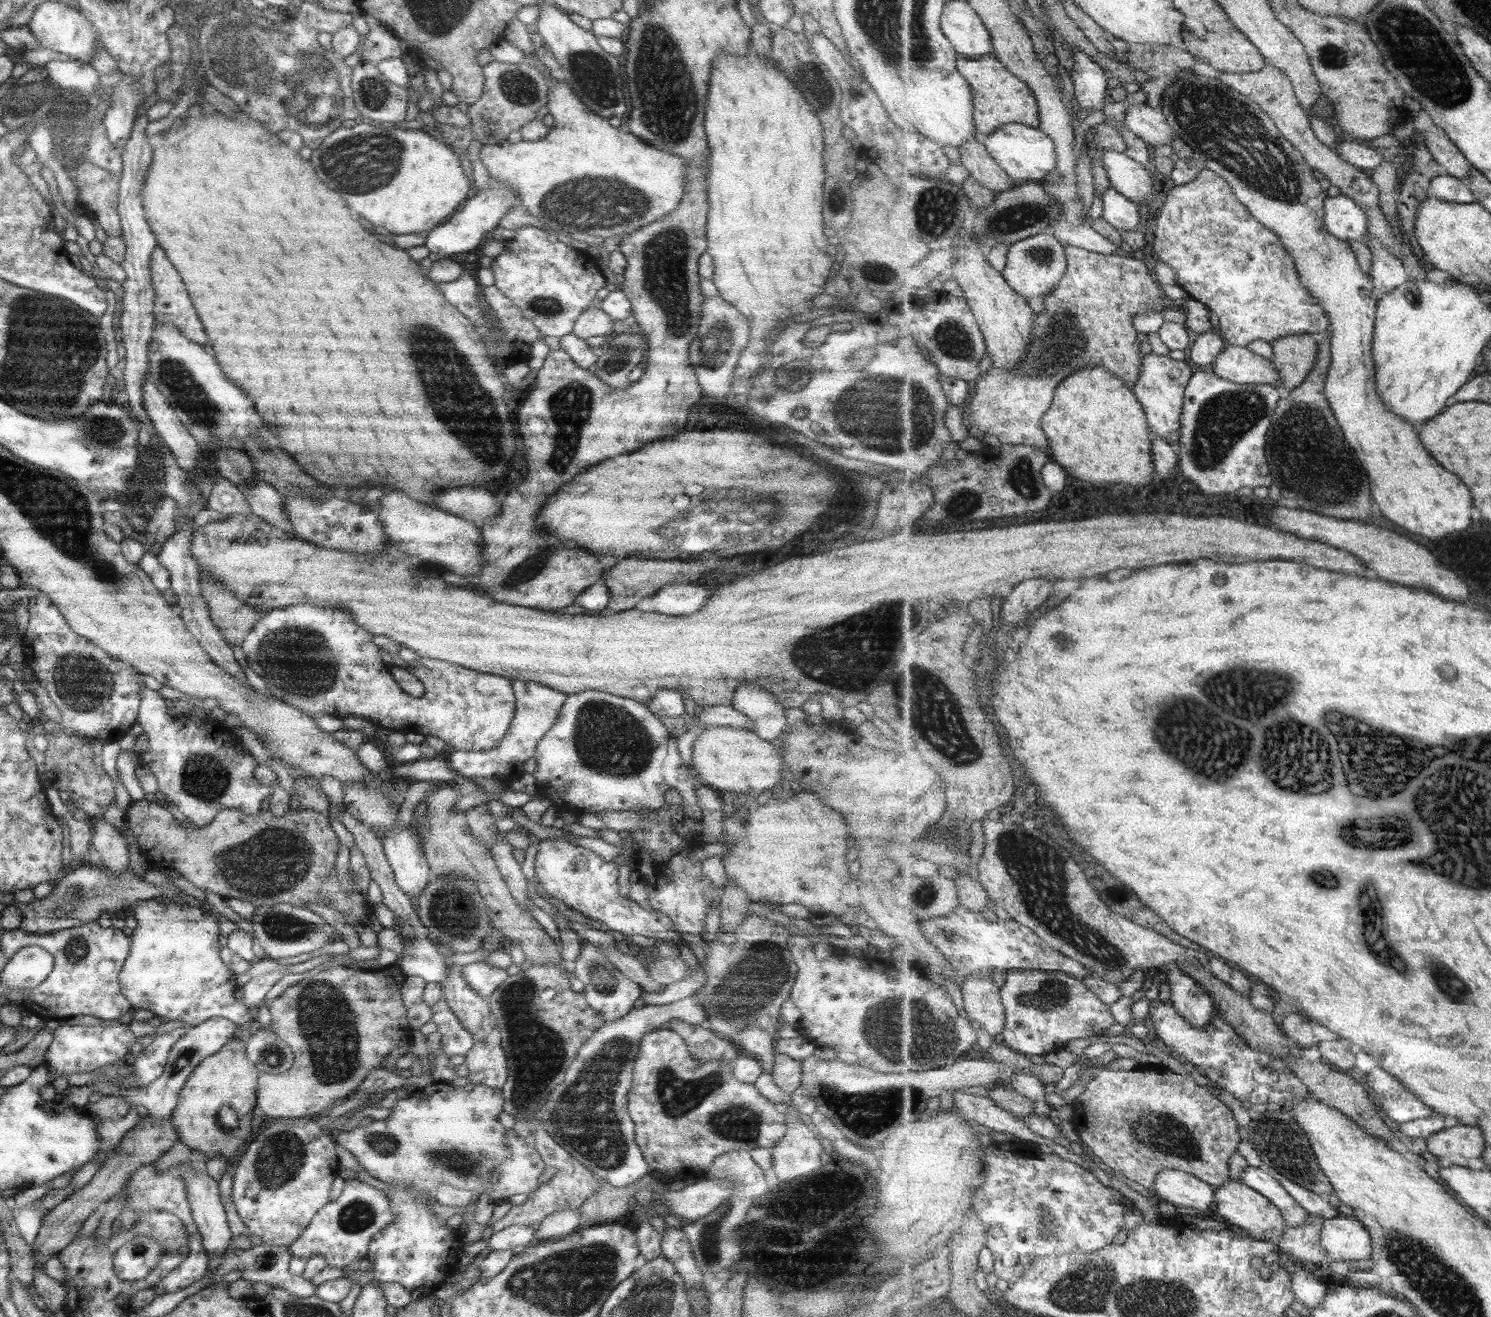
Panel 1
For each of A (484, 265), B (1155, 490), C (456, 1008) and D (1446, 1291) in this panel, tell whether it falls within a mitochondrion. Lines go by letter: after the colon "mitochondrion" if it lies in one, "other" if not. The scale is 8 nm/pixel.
A: other
B: other
C: other
D: mitochondrion

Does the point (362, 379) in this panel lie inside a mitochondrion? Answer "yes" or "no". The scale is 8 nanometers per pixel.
no

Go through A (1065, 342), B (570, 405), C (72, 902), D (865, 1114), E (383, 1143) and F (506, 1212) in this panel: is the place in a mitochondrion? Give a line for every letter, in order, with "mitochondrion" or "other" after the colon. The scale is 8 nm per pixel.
A: mitochondrion
B: mitochondrion
C: mitochondrion
D: mitochondrion
E: mitochondrion
F: other

